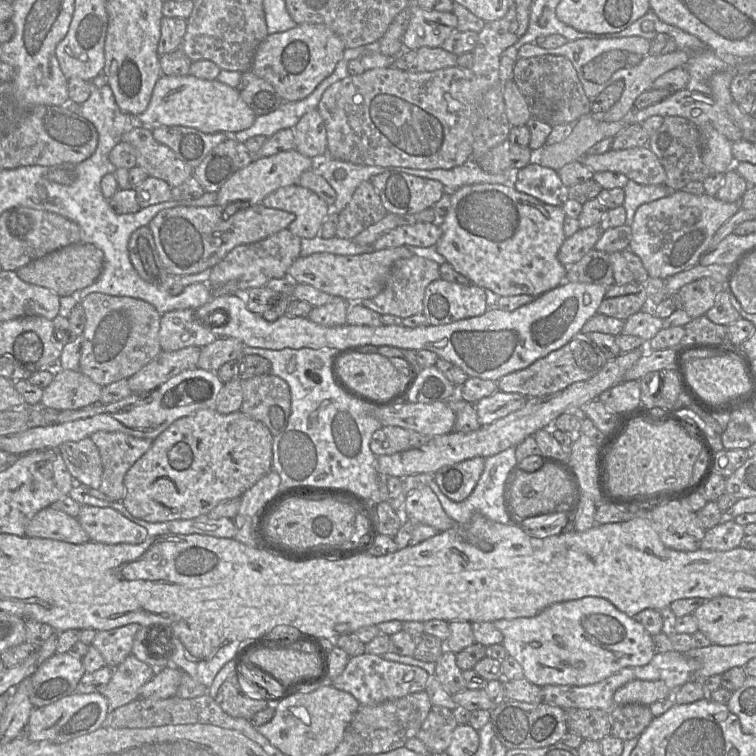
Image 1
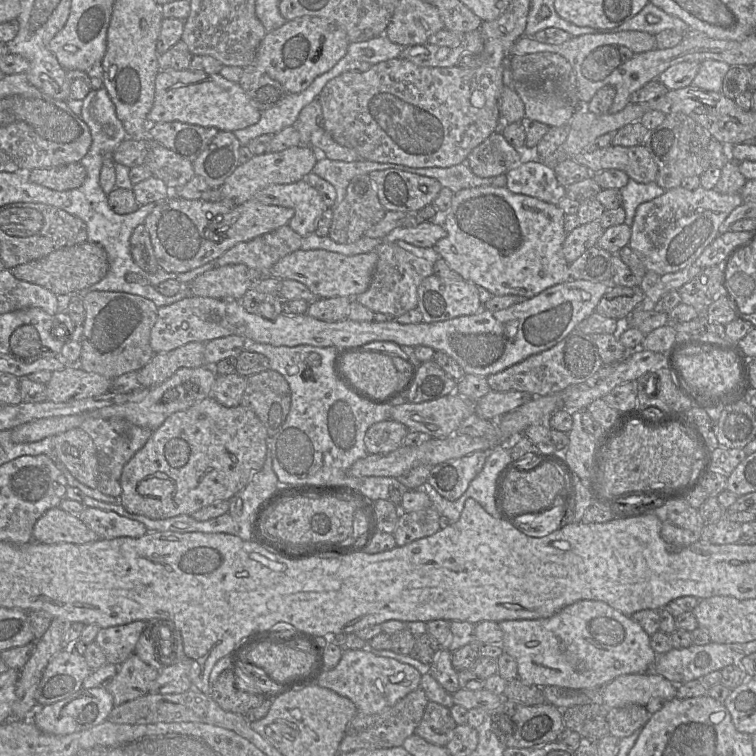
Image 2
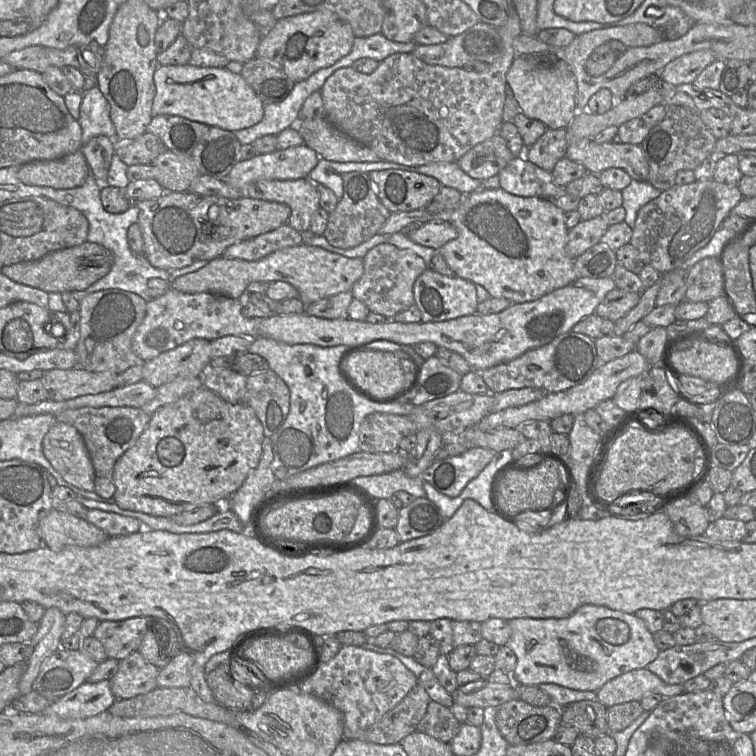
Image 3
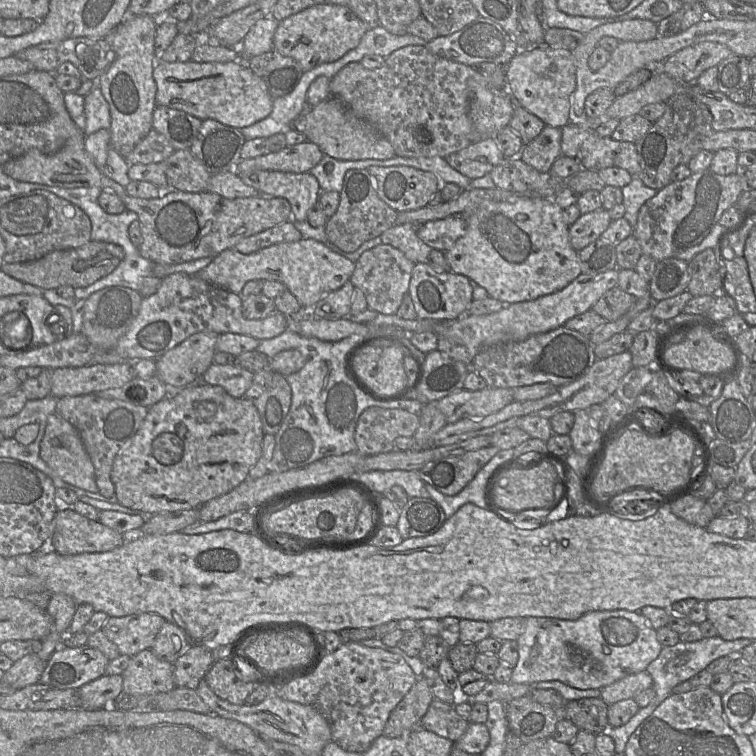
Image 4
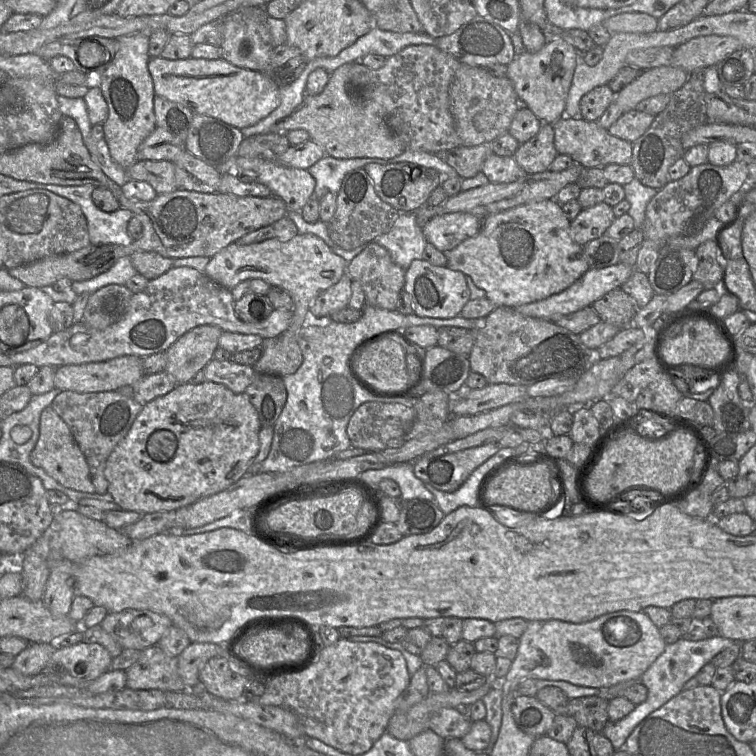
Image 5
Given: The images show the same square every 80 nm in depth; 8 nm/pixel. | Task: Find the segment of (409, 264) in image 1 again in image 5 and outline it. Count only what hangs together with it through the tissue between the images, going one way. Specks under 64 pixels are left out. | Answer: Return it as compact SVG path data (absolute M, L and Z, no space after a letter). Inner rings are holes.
M375 241L368 243L347 266L347 274L361 284L366 304L387 310L397 310L405 273L406 269L397 265L388 250Z

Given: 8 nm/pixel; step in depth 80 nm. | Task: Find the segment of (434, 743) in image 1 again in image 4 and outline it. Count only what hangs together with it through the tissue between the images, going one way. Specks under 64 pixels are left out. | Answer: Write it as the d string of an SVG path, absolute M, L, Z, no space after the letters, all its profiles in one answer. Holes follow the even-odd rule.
M433 699L420 727L456 742L469 726L469 719L462 718L454 709L453 703Z

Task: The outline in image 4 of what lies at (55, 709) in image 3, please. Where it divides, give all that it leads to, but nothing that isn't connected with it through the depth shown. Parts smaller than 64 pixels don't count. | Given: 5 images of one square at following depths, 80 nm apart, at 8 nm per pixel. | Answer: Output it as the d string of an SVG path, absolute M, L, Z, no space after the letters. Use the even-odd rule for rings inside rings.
M102 675L92 680L77 691L80 698L80 707L87 710L97 710L108 707L122 691L122 675Z

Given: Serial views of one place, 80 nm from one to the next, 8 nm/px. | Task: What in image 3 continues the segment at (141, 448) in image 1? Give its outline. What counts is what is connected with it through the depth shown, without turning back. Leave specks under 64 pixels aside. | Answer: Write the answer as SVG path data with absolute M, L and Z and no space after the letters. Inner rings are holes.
M82 407L53 415L59 422L71 424L81 434L95 470L95 493L102 498L114 497L113 472L116 461L132 447L147 427L150 417L141 408Z

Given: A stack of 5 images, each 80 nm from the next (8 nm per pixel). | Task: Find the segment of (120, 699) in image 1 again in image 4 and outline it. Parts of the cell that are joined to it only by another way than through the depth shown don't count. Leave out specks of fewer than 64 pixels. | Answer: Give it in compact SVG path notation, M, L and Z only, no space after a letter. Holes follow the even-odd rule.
M150 648L132 656L121 675L122 691L128 695L167 692L176 687L173 663L158 658Z

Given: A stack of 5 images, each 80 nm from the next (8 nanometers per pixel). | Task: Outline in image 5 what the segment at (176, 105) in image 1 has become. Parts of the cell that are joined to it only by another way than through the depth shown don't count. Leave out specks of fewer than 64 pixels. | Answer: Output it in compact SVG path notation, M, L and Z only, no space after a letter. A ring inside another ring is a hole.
M157 56L150 58L148 61L148 70L153 80L156 95L183 105L194 114L216 118L238 129L255 125L269 116L280 104L280 89L266 75L260 71L236 66L223 58L197 59L189 57L180 60L169 60Z

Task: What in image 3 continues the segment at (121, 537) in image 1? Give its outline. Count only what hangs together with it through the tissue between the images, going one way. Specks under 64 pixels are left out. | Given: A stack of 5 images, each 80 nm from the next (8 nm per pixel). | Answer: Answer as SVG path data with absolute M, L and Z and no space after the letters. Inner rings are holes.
M88 509L86 521L100 528L108 537L125 536L137 533L144 528L137 518L98 509Z

